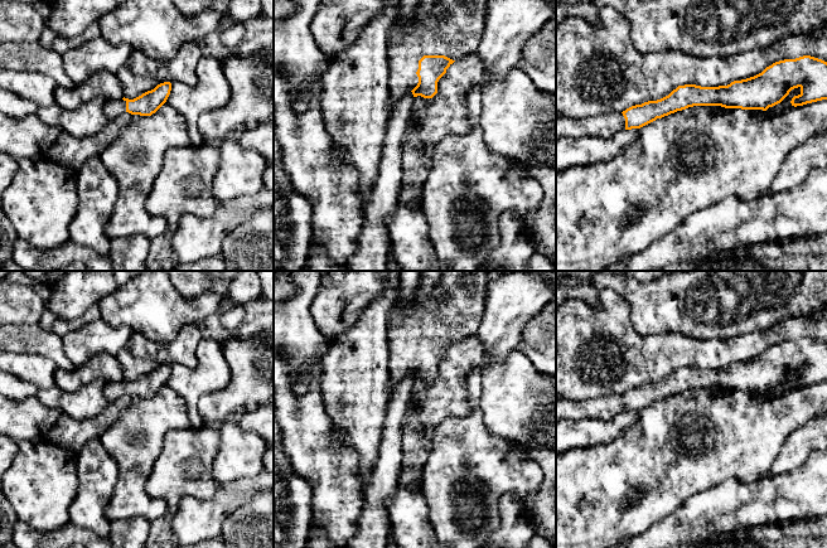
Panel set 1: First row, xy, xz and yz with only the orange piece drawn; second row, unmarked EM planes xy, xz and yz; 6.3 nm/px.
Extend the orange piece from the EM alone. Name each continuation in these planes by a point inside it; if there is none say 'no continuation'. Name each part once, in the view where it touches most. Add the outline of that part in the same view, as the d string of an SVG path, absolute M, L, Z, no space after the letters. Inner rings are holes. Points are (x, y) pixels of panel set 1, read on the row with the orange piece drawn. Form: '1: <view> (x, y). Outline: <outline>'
1: xz (454, 28). Outline: M439 0L424 19L415 10L405 24L393 24L388 39L390 110L417 86L416 72L424 55L459 60L477 53L488 1Z

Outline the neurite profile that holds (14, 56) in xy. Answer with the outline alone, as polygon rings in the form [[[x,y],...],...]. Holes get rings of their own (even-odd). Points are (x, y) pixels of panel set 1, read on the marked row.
[[[40,43],[0,44],[0,71],[42,73],[53,78],[59,87],[74,87],[74,82],[64,71],[62,54]]]

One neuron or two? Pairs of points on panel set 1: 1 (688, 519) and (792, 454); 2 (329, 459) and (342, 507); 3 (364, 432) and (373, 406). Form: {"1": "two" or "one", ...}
{"1": "two", "2": "one", "3": "one"}

